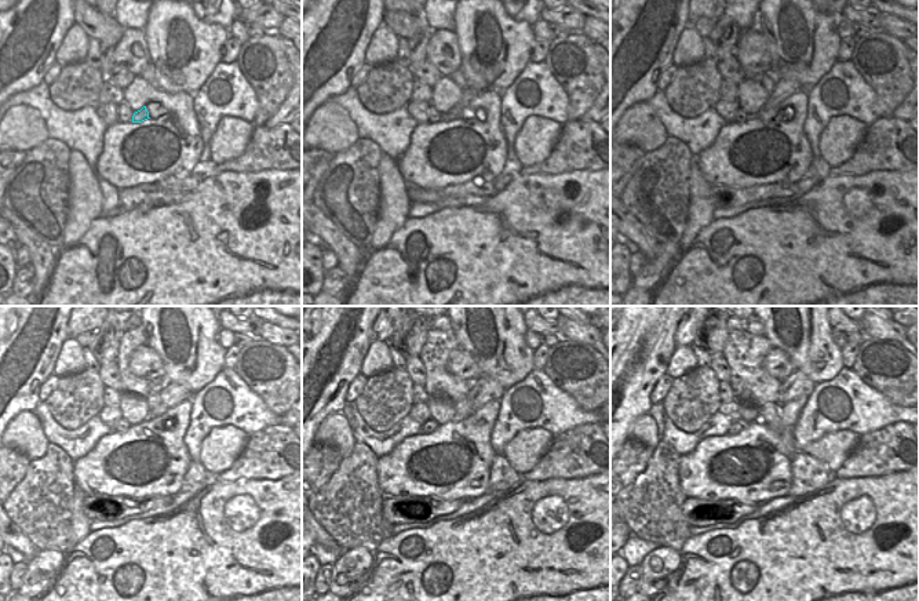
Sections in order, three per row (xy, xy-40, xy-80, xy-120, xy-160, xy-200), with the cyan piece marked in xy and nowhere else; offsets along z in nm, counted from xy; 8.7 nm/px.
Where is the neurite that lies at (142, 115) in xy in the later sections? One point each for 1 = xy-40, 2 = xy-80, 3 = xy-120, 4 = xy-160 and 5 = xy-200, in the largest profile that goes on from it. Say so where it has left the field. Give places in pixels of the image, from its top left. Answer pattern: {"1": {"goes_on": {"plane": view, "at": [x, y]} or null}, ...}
{"1": {"goes_on": {"plane": "xy-40", "at": [469, 94]}}, "2": {"goes_on": {"plane": "xy-80", "at": [784, 88]}}, "3": {"goes_on": {"plane": "xy-120", "at": [171, 393]}}, "4": {"goes_on": {"plane": "xy-160", "at": [485, 389]}}, "5": {"goes_on": {"plane": "xy-200", "at": [797, 385]}}}

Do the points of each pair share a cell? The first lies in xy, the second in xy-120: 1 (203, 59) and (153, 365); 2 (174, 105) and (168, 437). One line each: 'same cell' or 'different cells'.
1: different cells
2: same cell

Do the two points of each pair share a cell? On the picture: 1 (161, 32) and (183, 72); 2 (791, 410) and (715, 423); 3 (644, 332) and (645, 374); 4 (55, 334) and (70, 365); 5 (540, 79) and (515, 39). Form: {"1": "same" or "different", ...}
{"1": "same", "2": "different", "3": "same", "4": "different", "5": "different"}

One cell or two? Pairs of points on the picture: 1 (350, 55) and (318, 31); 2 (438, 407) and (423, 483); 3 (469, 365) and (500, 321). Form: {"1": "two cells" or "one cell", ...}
{"1": "one cell", "2": "one cell", "3": "two cells"}

